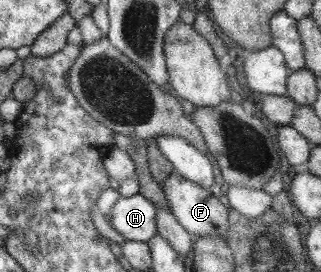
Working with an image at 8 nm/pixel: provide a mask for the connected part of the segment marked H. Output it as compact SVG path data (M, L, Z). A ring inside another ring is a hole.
M143 194L120 196L110 208L110 225L125 240L148 243L159 235L157 209Z

